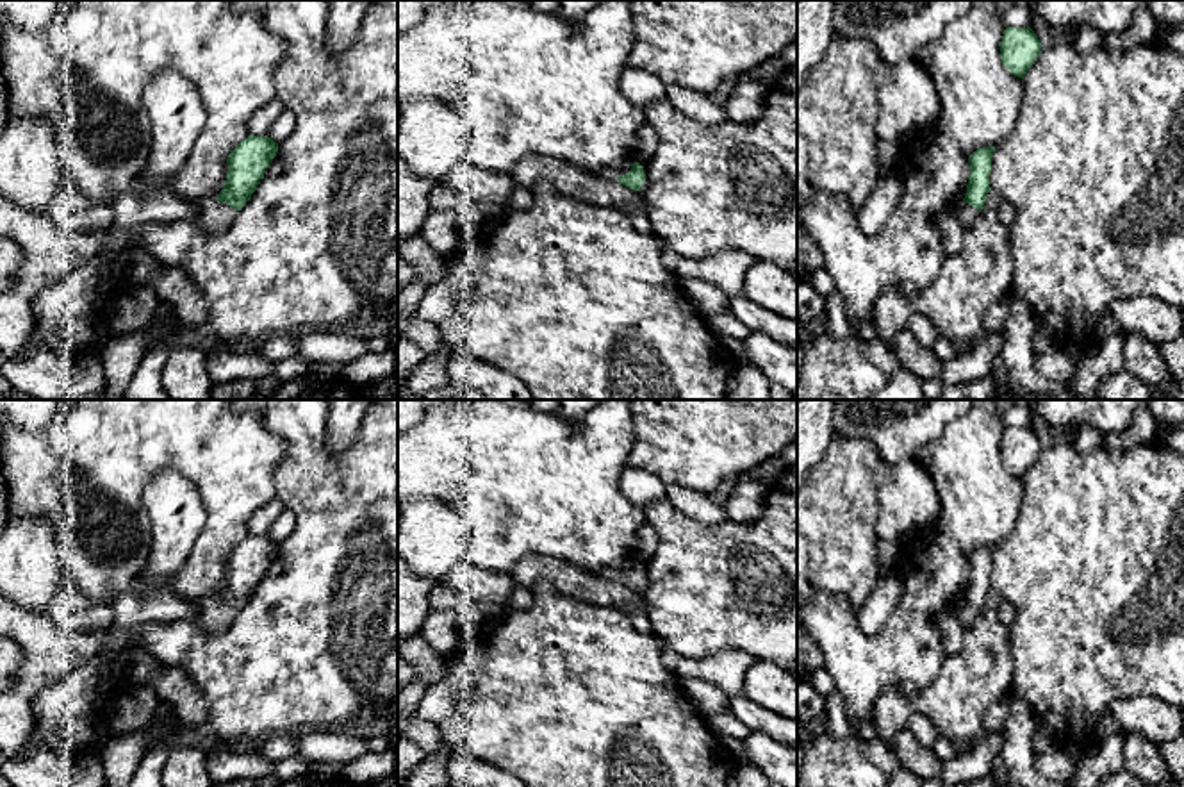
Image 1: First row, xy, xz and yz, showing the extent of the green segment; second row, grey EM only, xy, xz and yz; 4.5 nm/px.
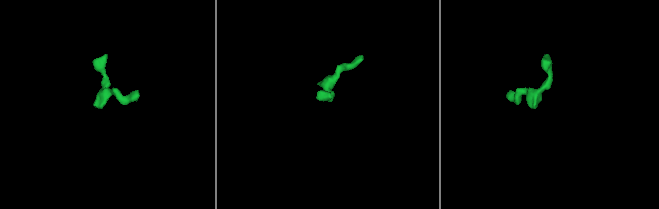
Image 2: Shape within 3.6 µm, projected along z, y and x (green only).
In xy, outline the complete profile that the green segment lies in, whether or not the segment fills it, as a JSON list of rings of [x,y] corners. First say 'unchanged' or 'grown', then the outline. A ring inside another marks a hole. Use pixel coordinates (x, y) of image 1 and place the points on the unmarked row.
grown; [[[248,535],[228,555],[228,573],[221,592],[205,603],[193,619],[209,632],[221,632],[235,617],[264,578],[278,553],[278,543],[267,535]]]

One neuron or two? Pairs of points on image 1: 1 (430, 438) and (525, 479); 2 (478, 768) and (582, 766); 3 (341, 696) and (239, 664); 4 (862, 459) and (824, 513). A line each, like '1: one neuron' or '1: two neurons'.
1: one neuron
2: two neurons
3: one neuron
4: one neuron

